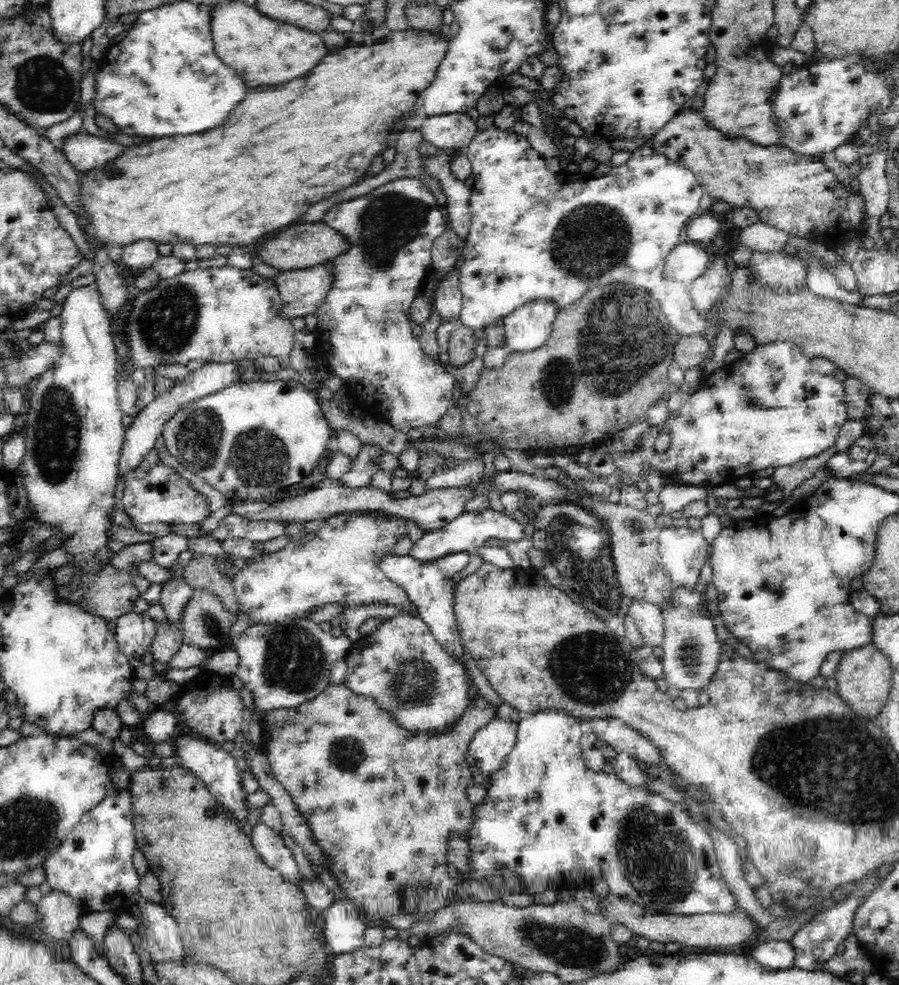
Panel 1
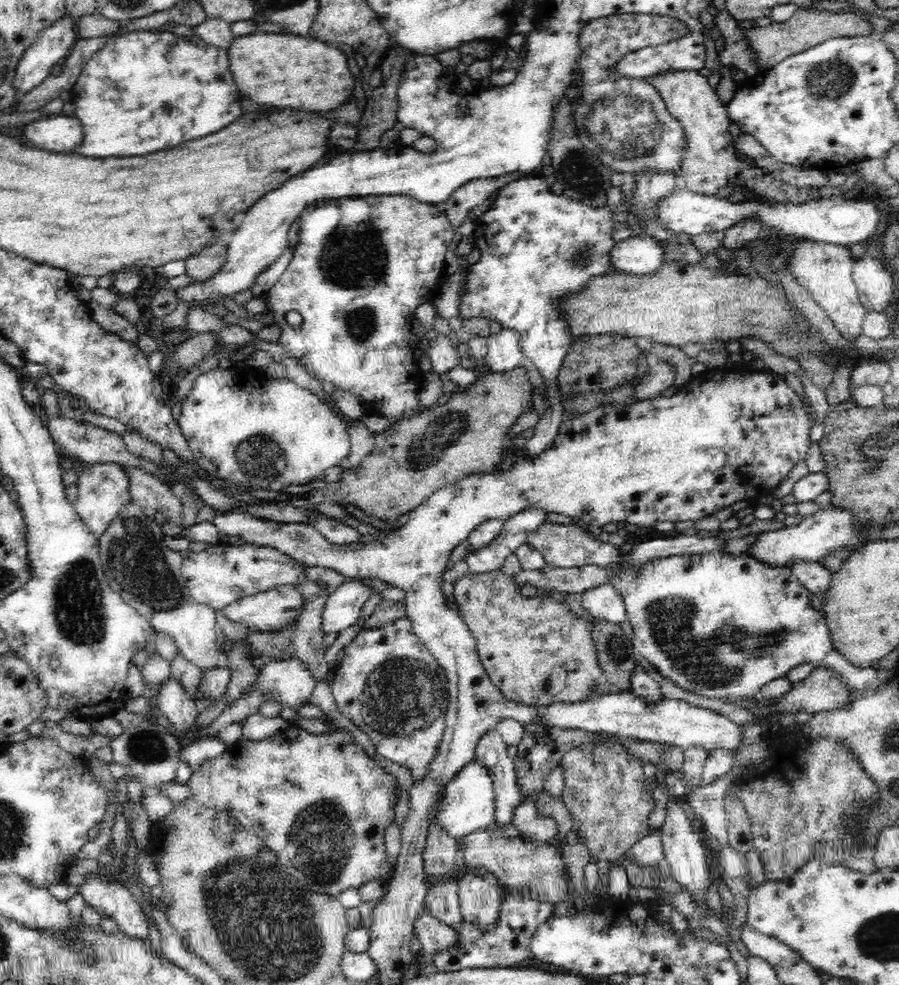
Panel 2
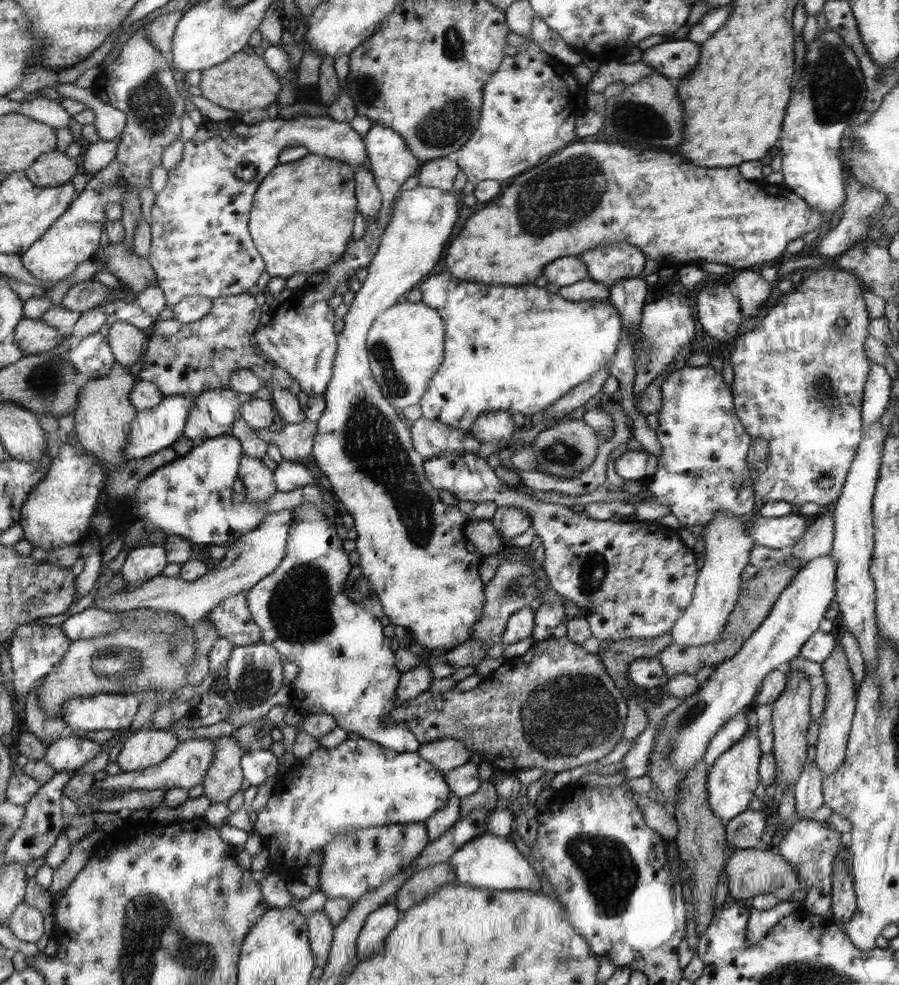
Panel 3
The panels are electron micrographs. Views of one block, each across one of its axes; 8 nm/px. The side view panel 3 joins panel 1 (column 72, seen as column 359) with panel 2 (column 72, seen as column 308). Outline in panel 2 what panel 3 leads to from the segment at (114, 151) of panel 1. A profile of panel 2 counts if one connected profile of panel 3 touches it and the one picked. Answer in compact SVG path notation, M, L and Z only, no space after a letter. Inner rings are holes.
M63 113L43 116L25 125L29 144L54 153L72 153L82 144L83 126L75 116Z

